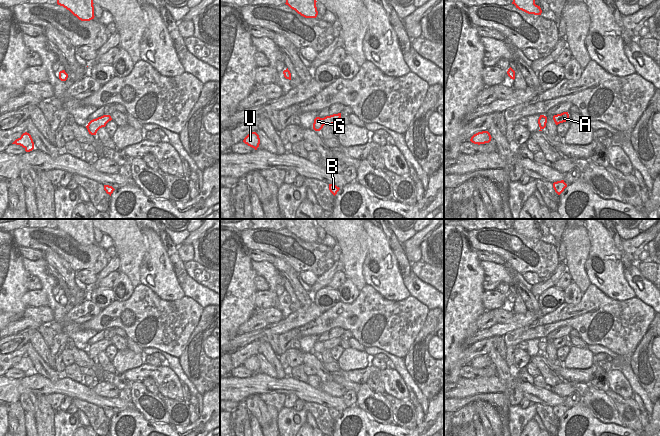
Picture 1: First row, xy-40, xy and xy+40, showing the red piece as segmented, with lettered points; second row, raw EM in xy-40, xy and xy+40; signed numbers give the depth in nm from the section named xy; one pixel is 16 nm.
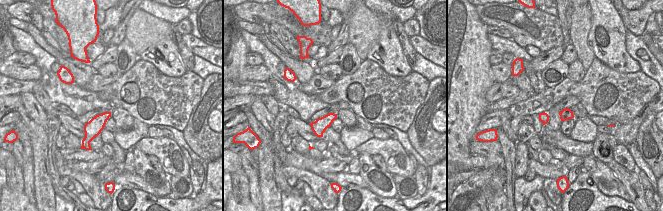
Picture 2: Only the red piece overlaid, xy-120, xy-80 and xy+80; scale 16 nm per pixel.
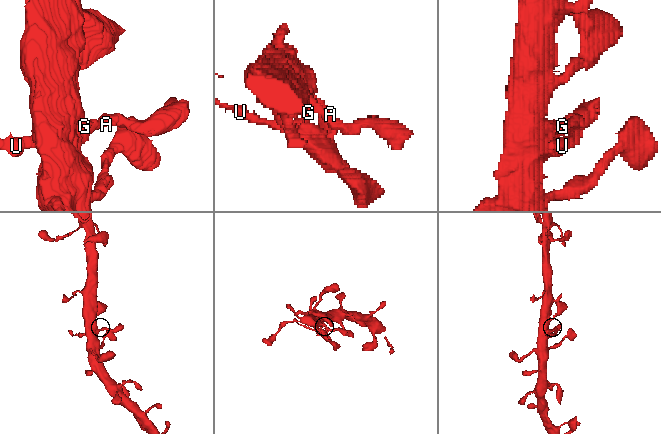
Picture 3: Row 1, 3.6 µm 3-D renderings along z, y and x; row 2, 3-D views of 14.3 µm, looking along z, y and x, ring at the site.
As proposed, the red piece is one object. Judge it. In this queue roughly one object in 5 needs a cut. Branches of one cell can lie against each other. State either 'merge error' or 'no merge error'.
no merge error

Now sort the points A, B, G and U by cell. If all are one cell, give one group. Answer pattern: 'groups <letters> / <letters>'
groups A B G U

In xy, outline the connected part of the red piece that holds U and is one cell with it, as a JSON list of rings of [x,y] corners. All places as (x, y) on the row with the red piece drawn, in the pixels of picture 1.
[[[251,132],[244,138],[243,142],[247,144],[248,146],[257,150],[260,144],[260,138],[256,132]]]

